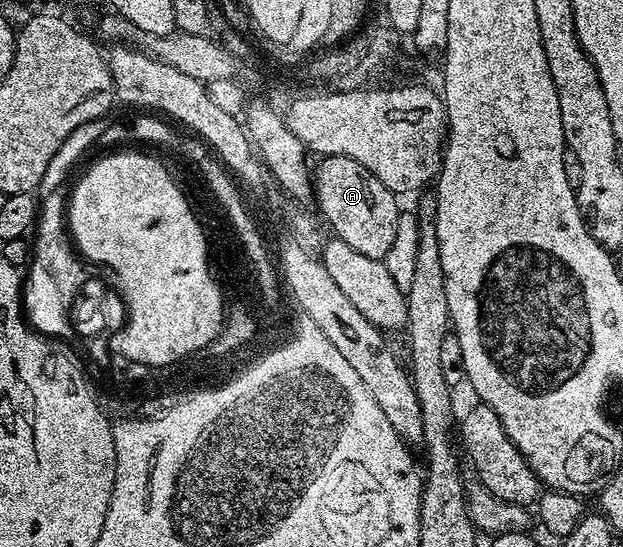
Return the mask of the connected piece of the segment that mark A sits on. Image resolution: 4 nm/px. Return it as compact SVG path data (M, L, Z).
M328 156L323 157L321 162L322 164L319 168L317 166L314 174L314 198L323 216L334 230L333 235L342 239L356 252L366 254L366 258L384 260L394 246L394 238L398 238L398 222L402 205L396 201L399 200L397 193L382 186L382 182L378 182L378 178L374 178L374 174L366 170L366 166L362 166L360 162L350 157Z

